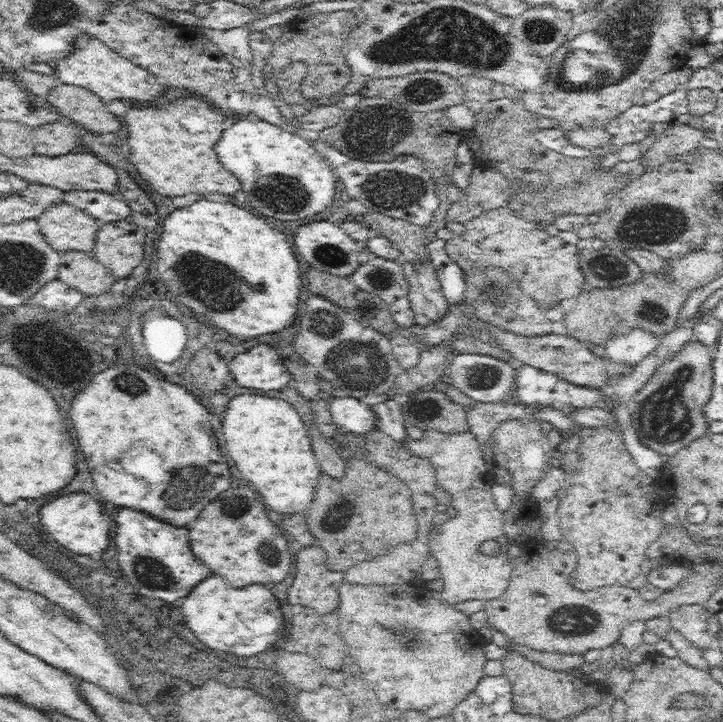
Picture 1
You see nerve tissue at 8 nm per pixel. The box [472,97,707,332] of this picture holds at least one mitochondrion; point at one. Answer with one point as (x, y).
(663, 224)

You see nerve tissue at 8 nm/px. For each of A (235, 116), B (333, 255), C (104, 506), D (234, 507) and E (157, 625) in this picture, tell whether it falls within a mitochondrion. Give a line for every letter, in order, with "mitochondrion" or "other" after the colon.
A: other
B: mitochondrion
C: other
D: mitochondrion
E: mitochondrion

